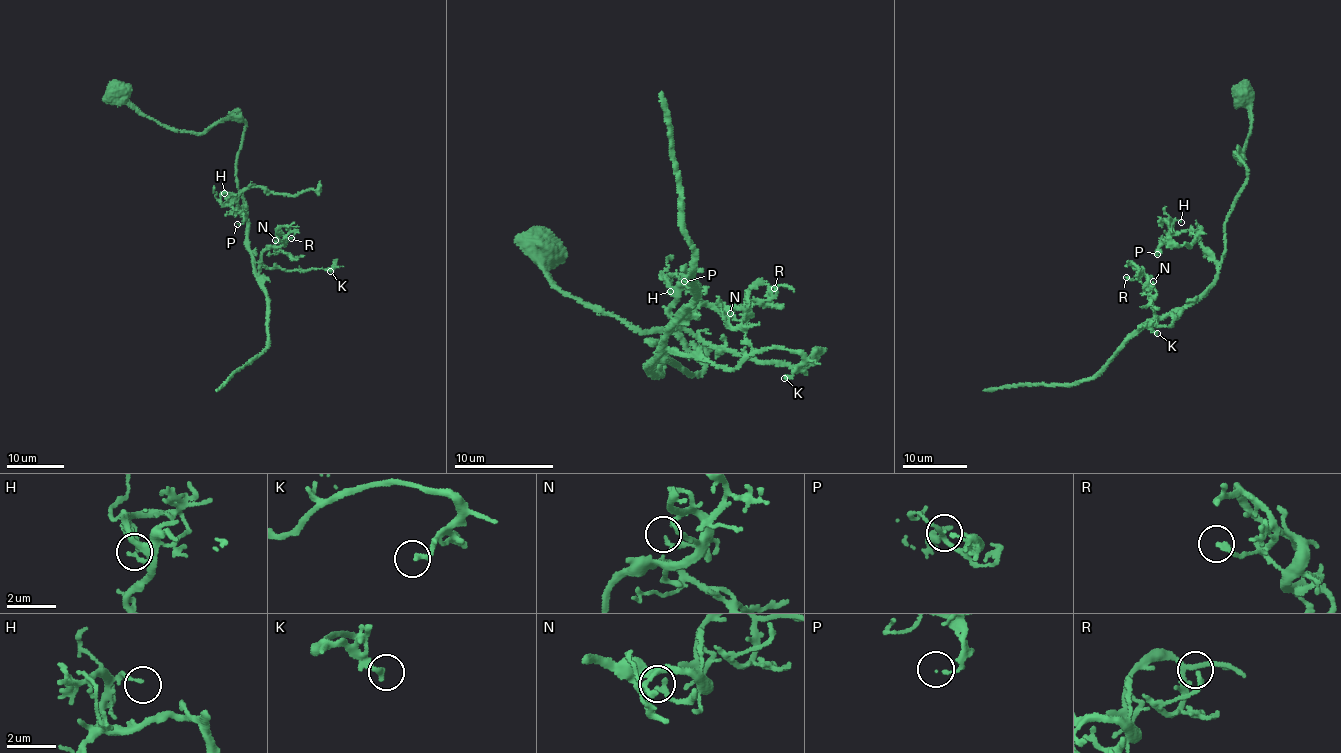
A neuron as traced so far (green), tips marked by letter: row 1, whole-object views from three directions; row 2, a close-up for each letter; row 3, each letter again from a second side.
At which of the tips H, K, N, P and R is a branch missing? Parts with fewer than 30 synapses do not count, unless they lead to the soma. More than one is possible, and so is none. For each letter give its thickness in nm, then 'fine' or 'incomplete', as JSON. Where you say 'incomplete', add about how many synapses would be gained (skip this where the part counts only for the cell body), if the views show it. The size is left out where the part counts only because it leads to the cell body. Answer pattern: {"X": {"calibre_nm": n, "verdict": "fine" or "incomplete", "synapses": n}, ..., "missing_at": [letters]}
{"H": {"calibre_nm": 120, "verdict": "fine"}, "K": {"calibre_nm": 200, "verdict": "fine"}, "N": {"calibre_nm": 190, "verdict": "fine"}, "P": {"calibre_nm": 70, "verdict": "fine"}, "R": {"calibre_nm": 200, "verdict": "fine"}, "missing_at": []}

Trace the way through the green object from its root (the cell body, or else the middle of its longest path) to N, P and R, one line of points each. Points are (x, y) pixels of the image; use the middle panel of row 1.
N: (542, 249), (560, 291), (666, 330), (703, 368), (648, 374), (686, 314), (730, 313)
P: (542, 249), (560, 291), (666, 330), (703, 368), (656, 375), (684, 281)
R: (542, 249), (560, 291), (666, 330), (703, 368), (651, 375), (698, 305), (774, 288)

